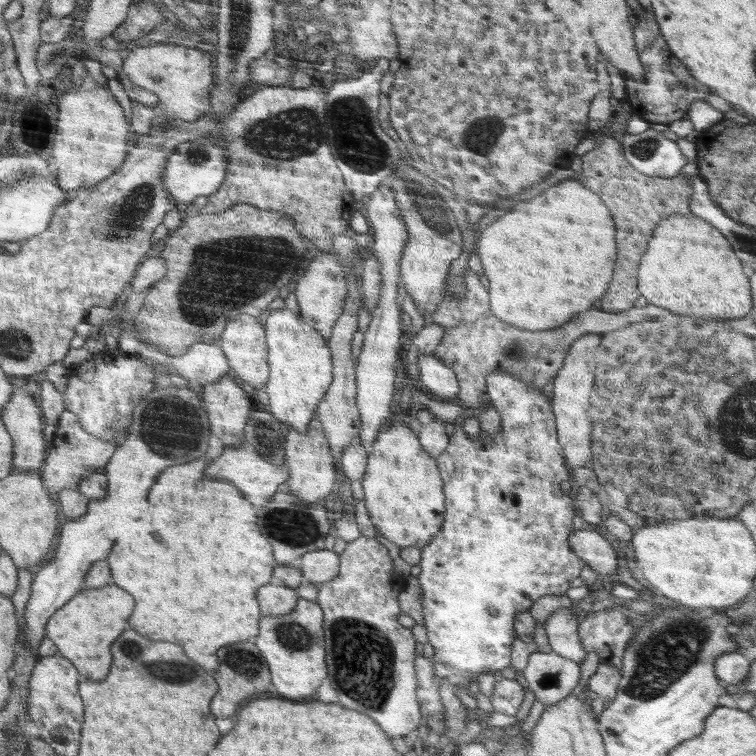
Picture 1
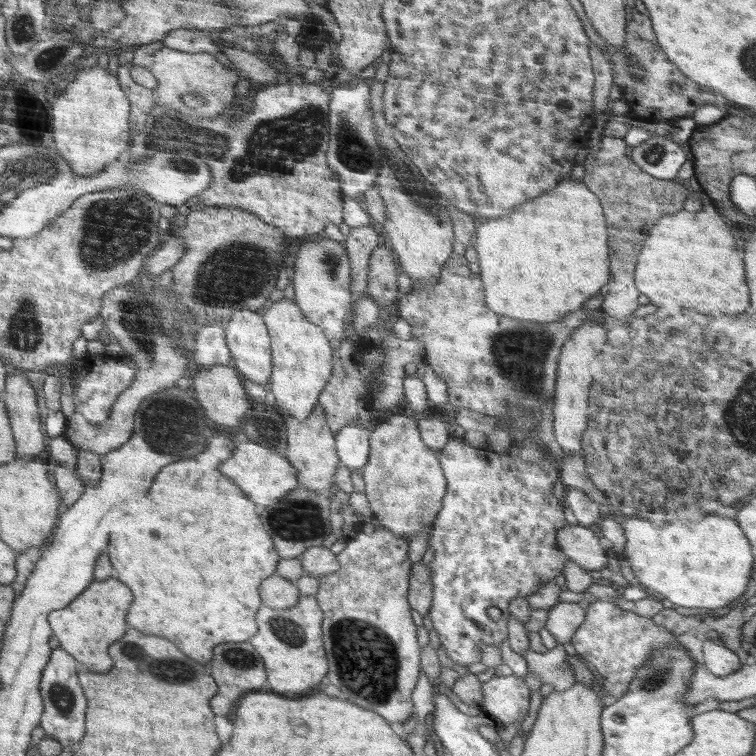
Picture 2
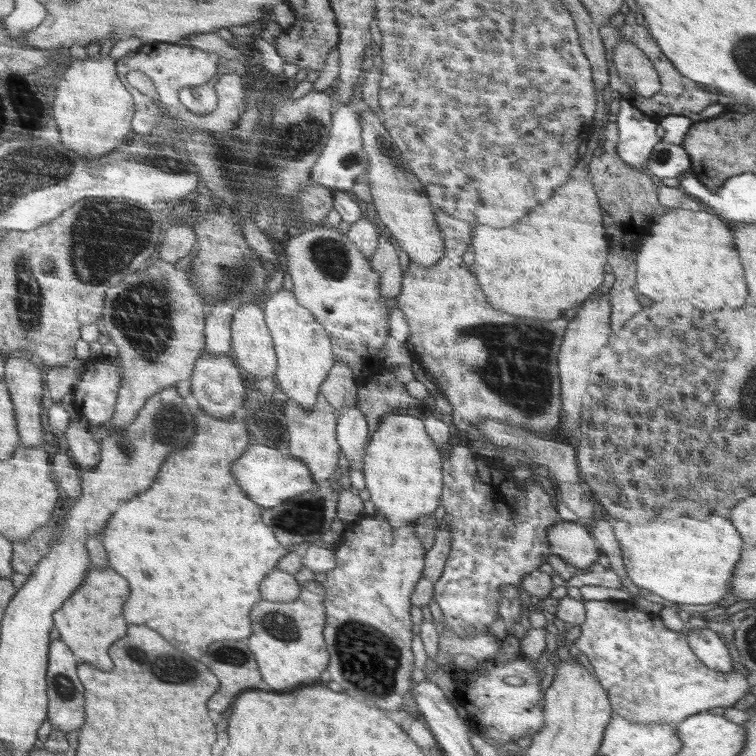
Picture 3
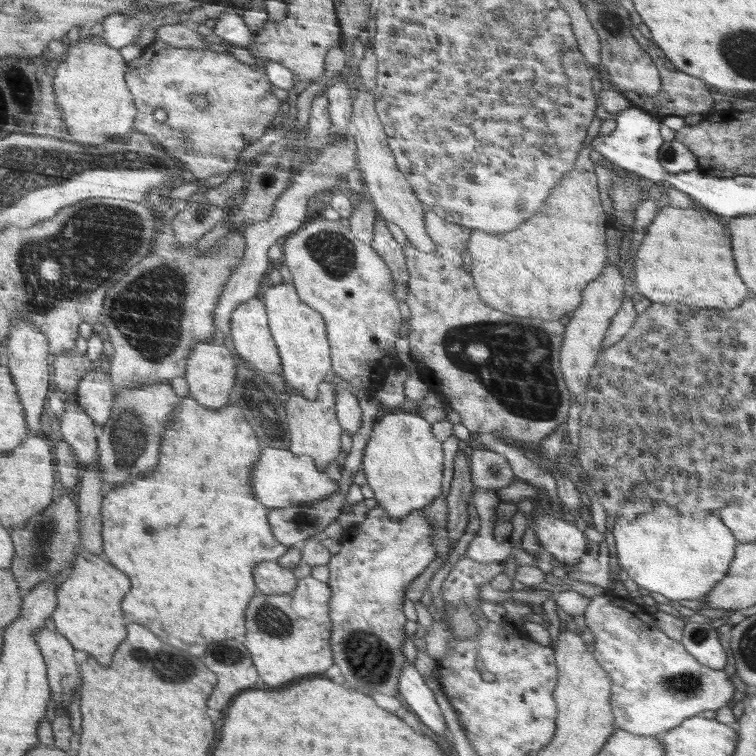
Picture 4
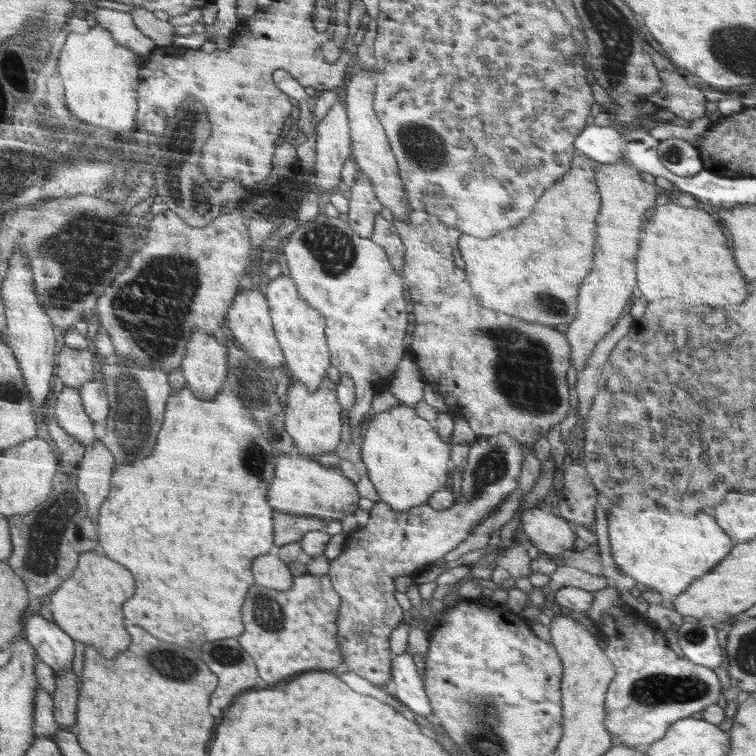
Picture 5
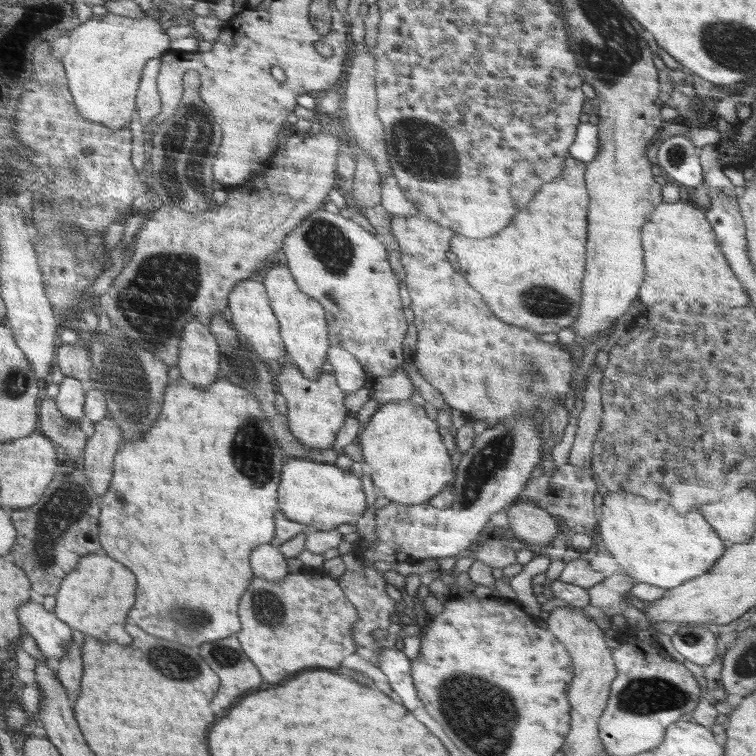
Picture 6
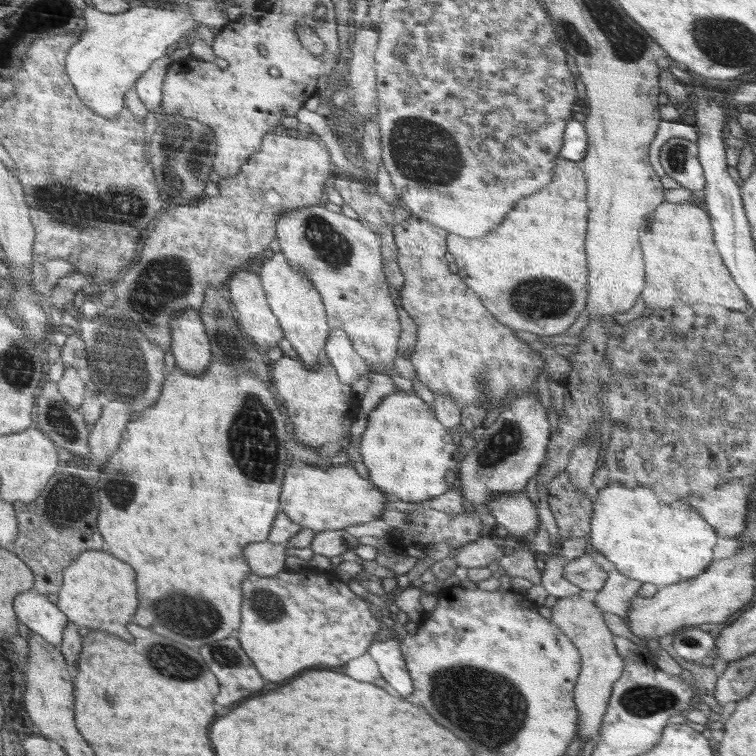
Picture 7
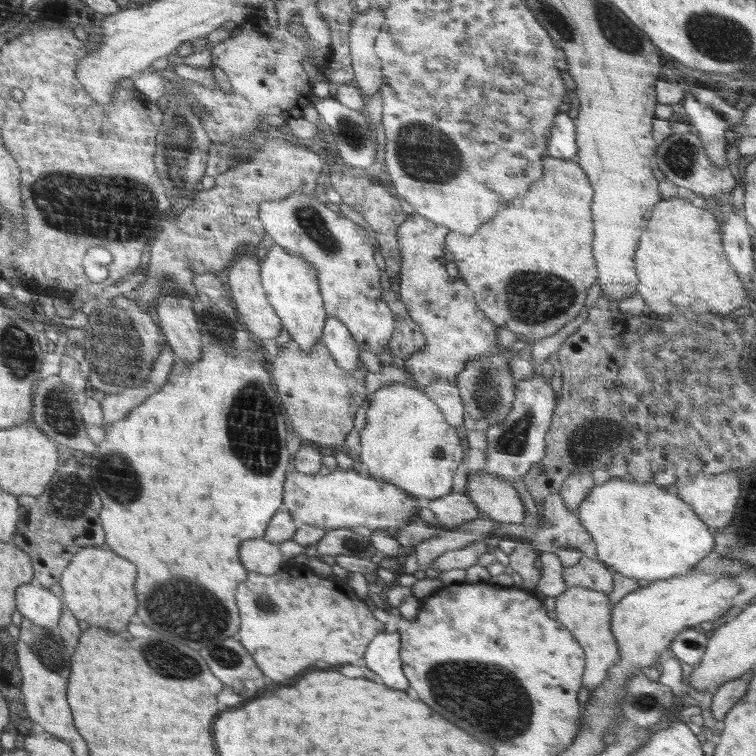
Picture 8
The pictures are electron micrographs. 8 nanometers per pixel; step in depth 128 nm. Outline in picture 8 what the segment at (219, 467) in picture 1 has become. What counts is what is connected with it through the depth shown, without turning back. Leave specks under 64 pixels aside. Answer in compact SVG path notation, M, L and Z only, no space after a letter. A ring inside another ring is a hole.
M354 469L334 470L328 476L317 473L303 474L294 470L287 477L284 484L284 504L282 510L288 511L297 524L310 525L316 528L329 530L337 528L353 528L357 530L368 529L370 532L376 529L387 529L393 533L400 527L405 526L413 516L420 516L420 503L422 501L410 496L402 488L394 484L384 483L370 477L366 472L359 473Z

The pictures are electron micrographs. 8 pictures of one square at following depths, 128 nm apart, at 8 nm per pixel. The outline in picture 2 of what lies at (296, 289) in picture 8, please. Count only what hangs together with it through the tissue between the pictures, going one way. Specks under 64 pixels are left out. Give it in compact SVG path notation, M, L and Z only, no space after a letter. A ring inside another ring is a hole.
M284 297L284 300L272 304L264 312L264 322L270 334L272 357L276 358L267 389L276 396L276 404L287 416L305 420L315 410L314 406L319 401L319 396L327 386L328 380L331 380L330 374L333 372L331 344L328 344L323 329L312 324L304 316L295 300Z

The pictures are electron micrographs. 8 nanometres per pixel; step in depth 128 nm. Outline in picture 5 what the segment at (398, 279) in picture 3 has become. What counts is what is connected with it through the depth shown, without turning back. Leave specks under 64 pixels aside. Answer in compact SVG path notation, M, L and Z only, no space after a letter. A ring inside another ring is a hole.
M377 215L373 223L371 240L383 246L395 272L402 276L405 266L405 248L393 223L385 220L381 215Z

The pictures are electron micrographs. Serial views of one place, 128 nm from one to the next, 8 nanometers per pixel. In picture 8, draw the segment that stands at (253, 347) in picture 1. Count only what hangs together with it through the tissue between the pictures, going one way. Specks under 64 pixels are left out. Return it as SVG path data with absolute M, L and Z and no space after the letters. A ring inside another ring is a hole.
M244 252L240 260L228 272L228 286L232 290L231 301L236 305L245 328L249 332L254 332L259 342L268 340L268 338L276 338L280 334L282 326L280 326L279 316L276 314L275 309L270 306L270 302L268 302L268 298L264 292L262 266L259 262L261 258L246 255L246 253L253 252Z

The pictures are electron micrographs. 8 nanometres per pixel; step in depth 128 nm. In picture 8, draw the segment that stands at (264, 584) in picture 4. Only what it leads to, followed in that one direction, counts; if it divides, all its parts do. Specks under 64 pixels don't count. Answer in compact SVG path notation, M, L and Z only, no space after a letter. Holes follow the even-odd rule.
M263 538L247 540L239 549L239 552L242 552L240 560L248 571L264 575L276 574L281 570L280 566L284 562L278 547L278 544L268 542Z

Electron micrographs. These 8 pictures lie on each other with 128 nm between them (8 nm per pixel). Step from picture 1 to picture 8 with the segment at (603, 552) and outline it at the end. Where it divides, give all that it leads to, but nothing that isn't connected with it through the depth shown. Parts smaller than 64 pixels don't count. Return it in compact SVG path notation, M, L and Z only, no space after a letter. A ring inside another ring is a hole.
M487 473L468 474L464 494L474 502L484 517L500 523L510 522L512 527L522 527L526 508L510 483L493 478Z

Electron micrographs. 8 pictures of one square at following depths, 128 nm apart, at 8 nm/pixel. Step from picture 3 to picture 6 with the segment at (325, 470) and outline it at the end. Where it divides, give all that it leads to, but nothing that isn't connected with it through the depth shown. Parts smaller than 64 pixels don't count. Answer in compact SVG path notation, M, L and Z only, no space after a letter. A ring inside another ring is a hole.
M286 361L280 368L278 376L274 377L274 383L276 384L276 391L283 394L287 400L287 424L290 428L290 432L304 445L310 446L310 448L322 448L330 449L332 442L336 440L336 434L338 430L343 428L346 420L346 408L344 408L344 390L338 385L338 381L332 372L325 372L320 374L316 380L308 380L304 376L300 369L296 367L292 362Z

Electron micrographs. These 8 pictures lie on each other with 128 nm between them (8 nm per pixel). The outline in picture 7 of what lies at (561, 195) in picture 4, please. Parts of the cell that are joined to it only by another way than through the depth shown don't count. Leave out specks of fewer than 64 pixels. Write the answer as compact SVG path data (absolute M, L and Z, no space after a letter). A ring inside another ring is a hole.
M558 157L555 166L556 180L546 190L560 190L558 194L528 196L496 232L484 238L464 240L462 236L449 234L446 240L448 252L456 259L454 268L484 296L484 304L504 320L502 324L540 337L569 330L568 326L574 324L586 306L588 270L584 238L586 216L590 216L585 200L586 178L576 161Z

